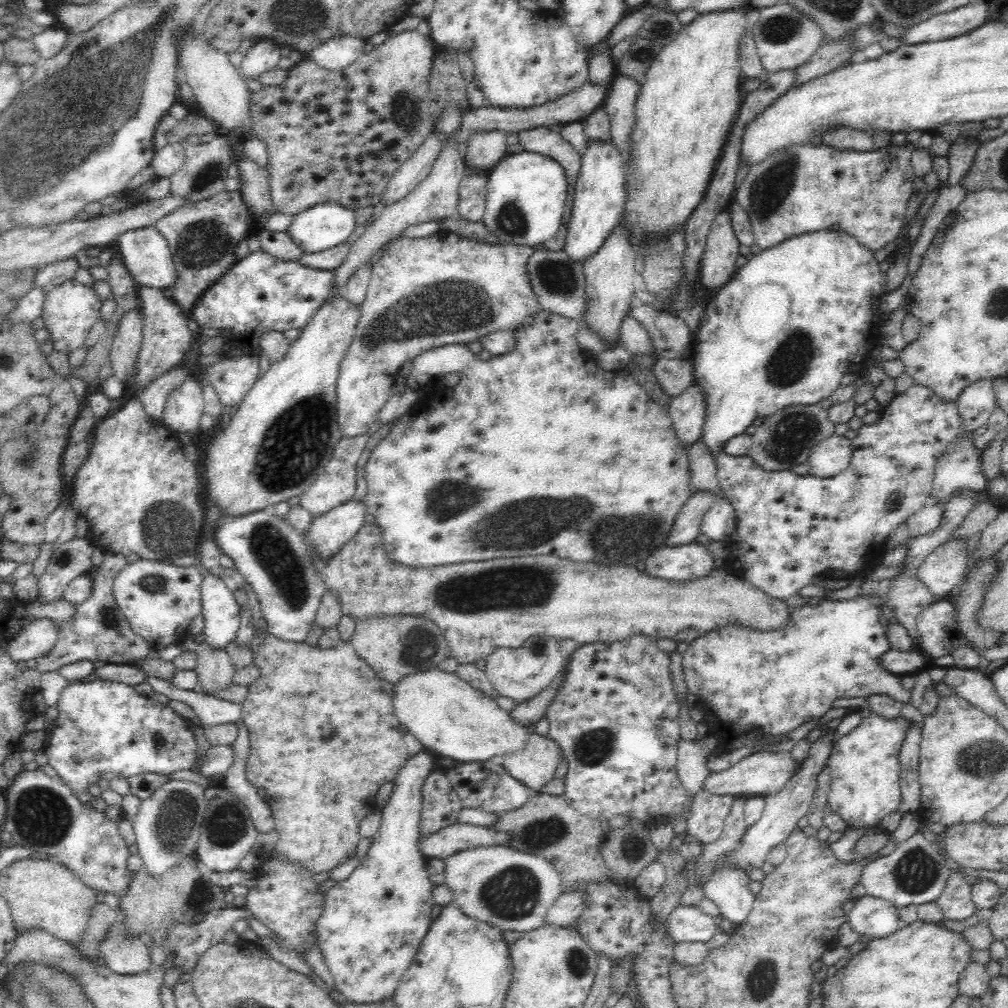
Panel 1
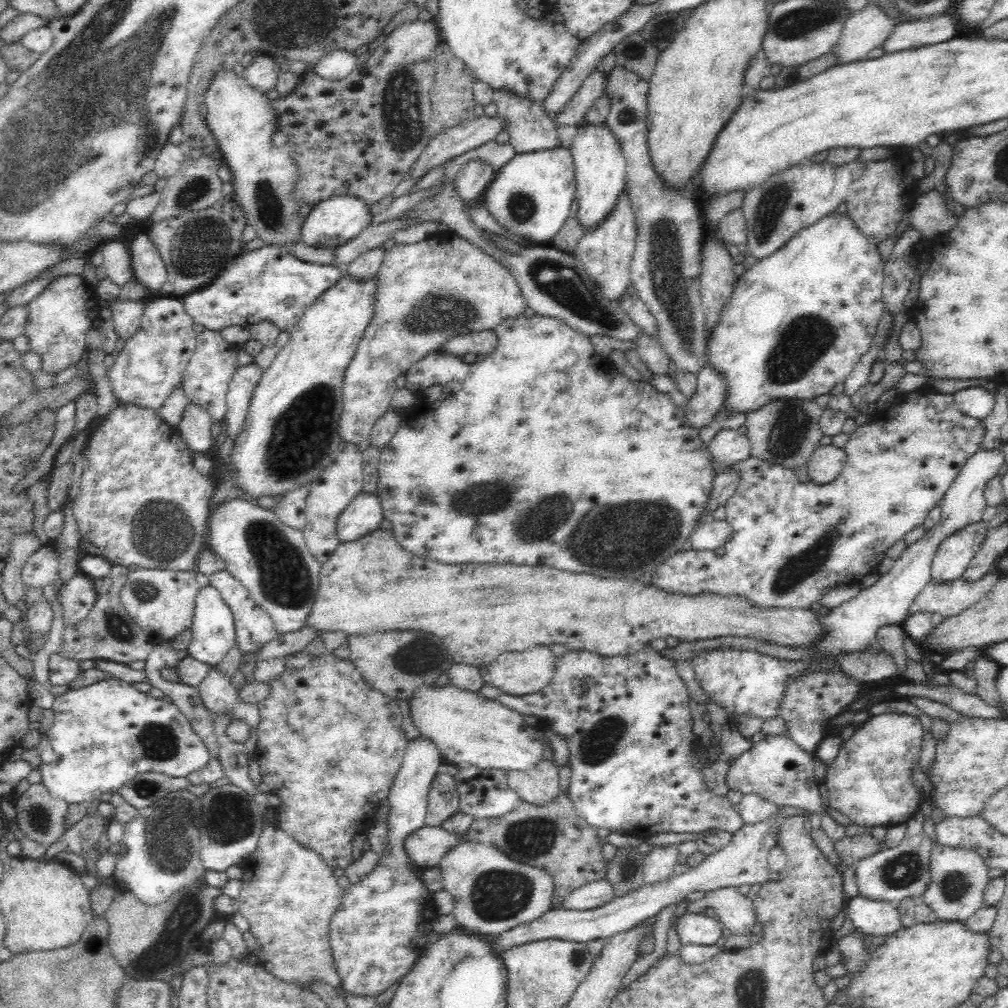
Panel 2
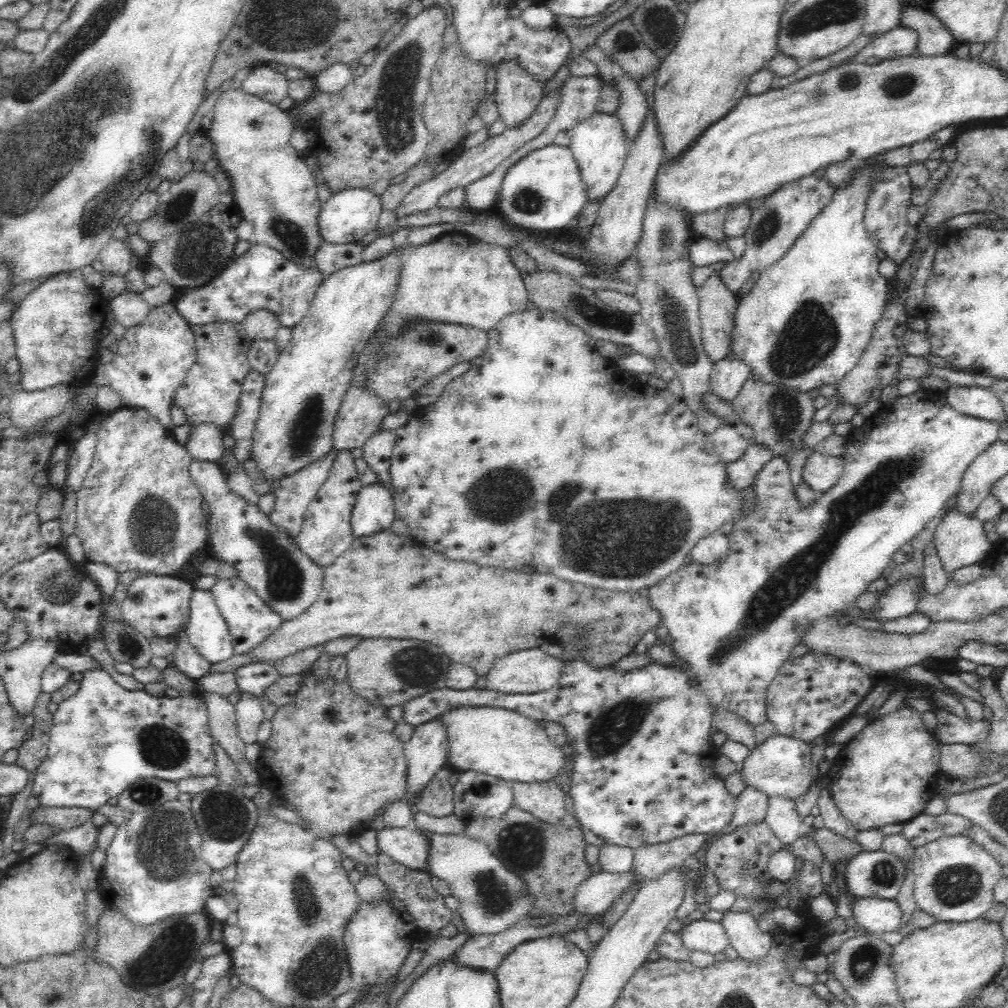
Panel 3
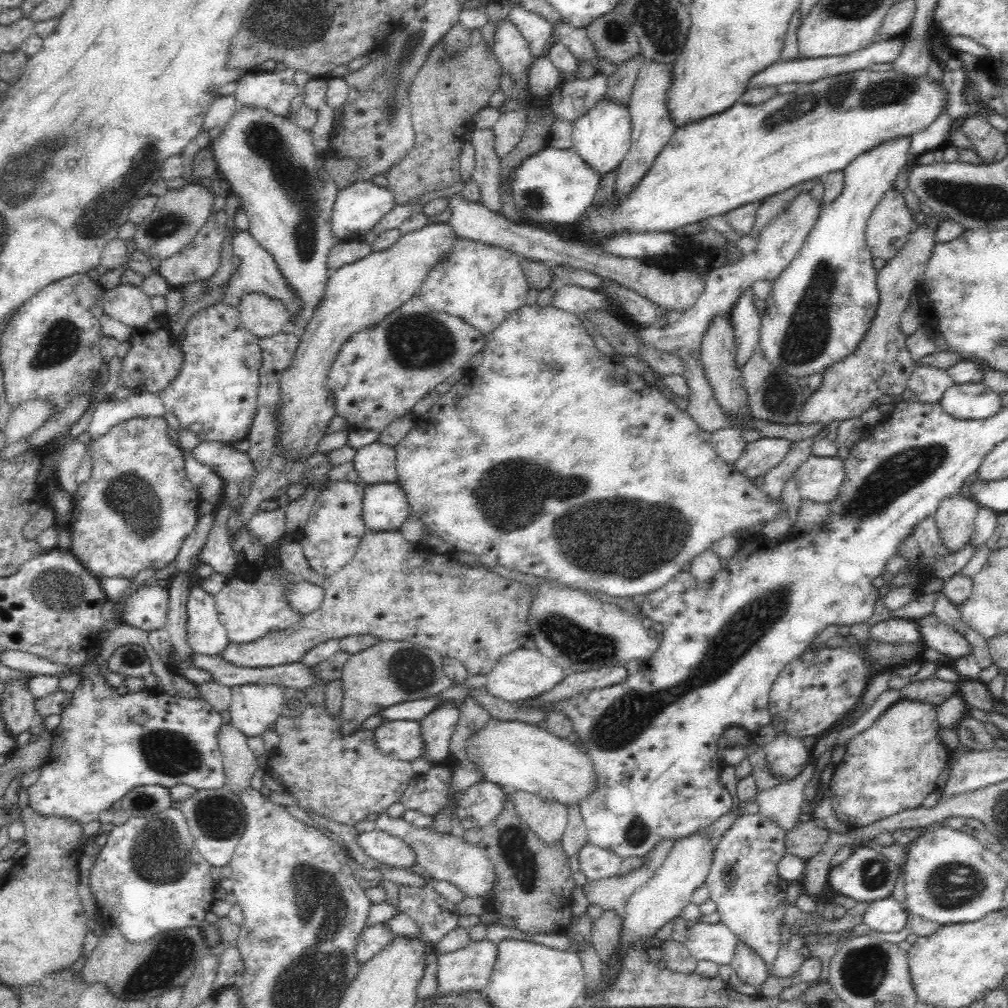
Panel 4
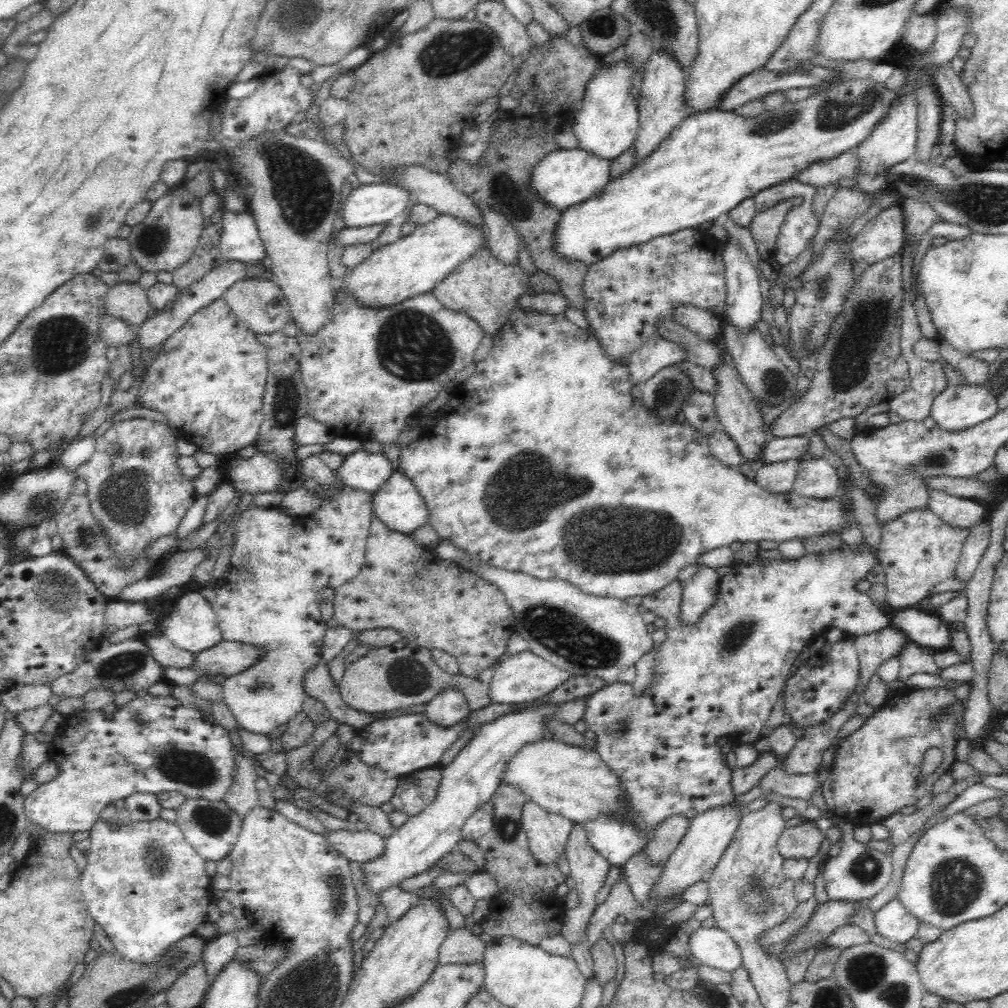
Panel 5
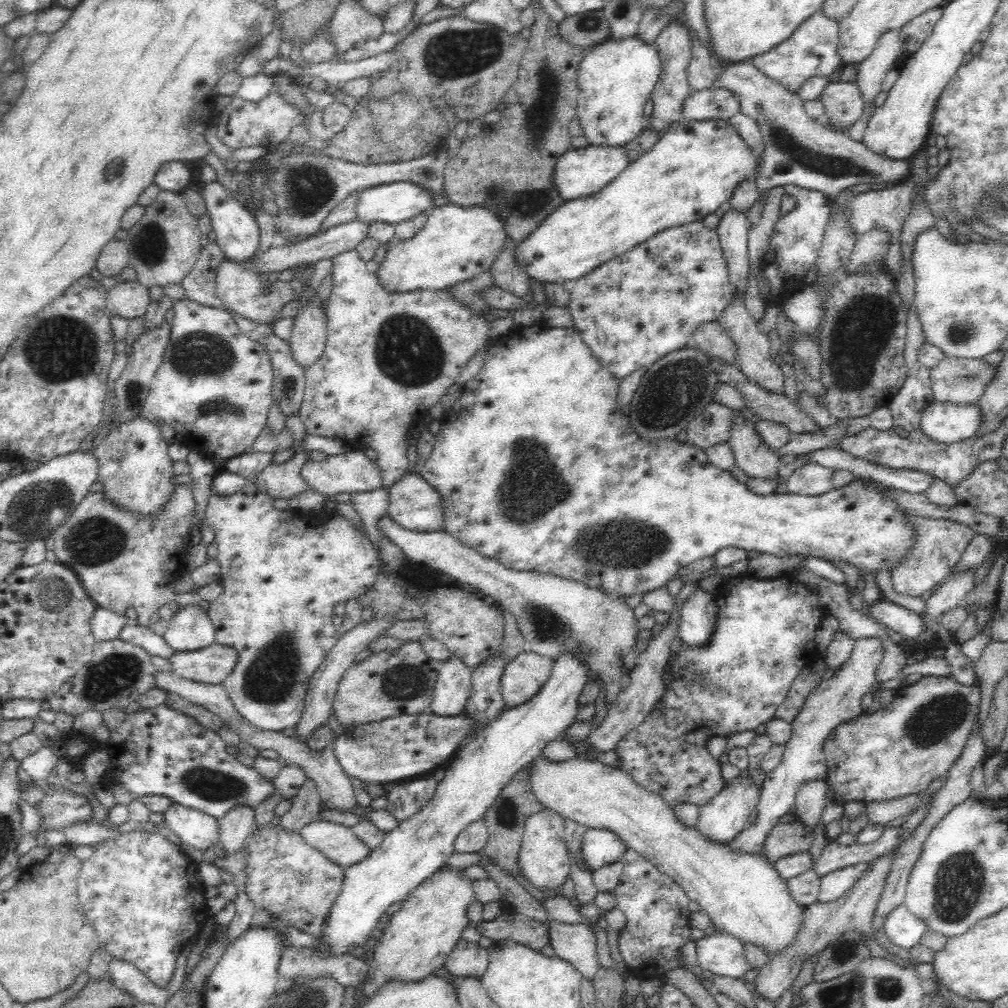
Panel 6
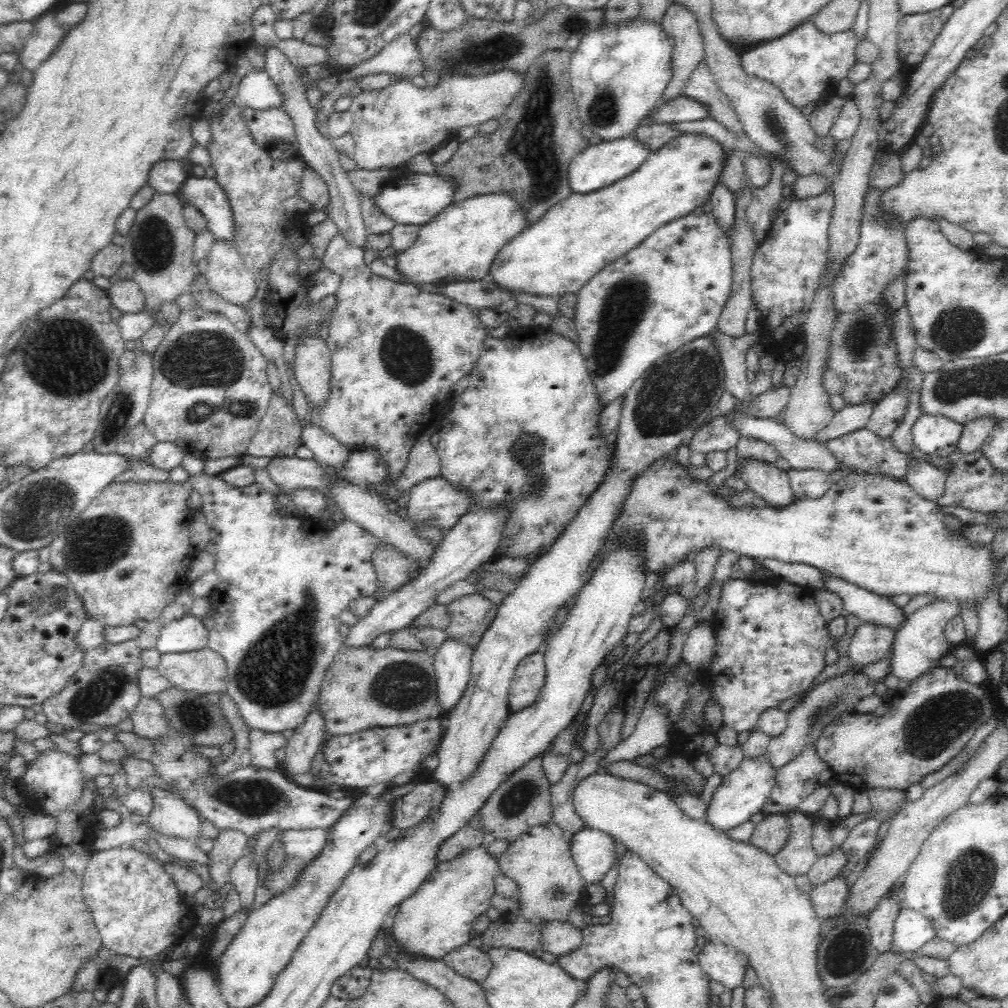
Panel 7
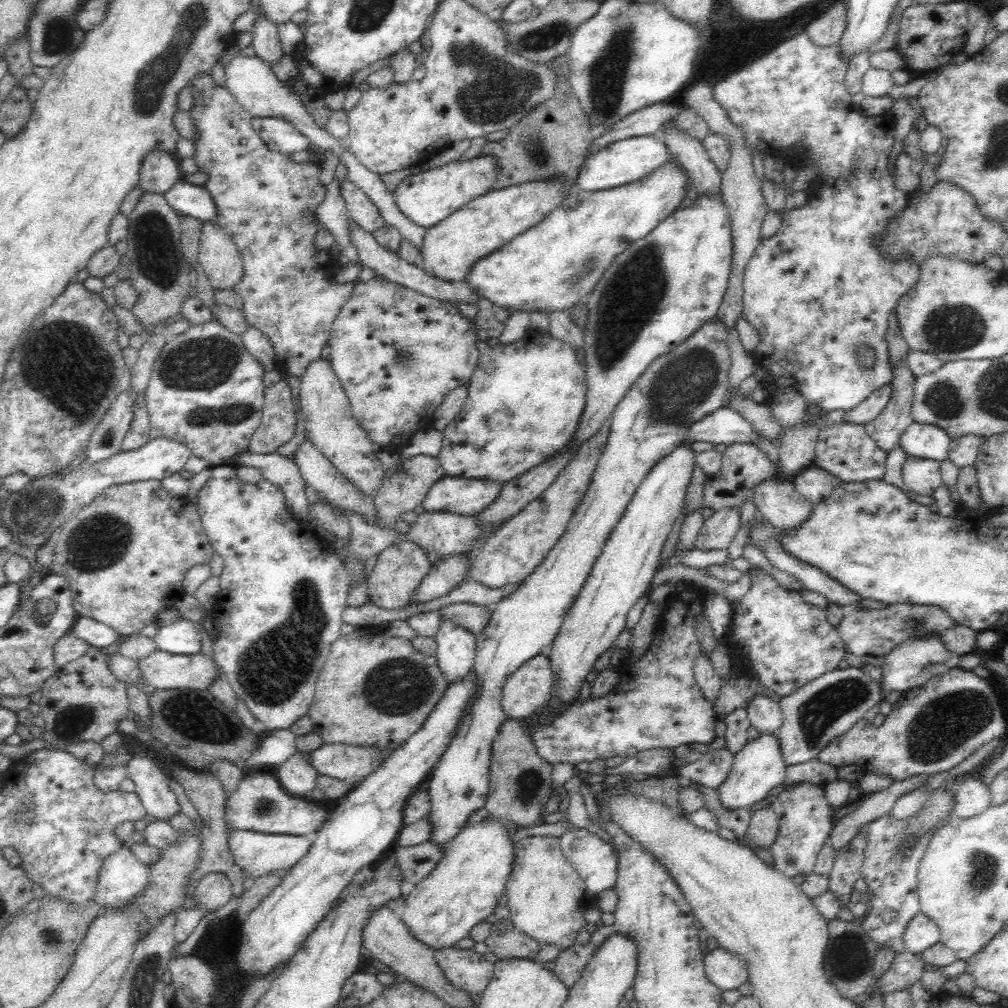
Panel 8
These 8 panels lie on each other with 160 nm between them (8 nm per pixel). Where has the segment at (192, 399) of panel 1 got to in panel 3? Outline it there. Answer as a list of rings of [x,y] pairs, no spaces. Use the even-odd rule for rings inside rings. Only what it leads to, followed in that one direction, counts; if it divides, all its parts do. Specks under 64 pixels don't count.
[[[200,423],[191,425],[190,436],[185,444],[192,460],[221,463],[225,453],[222,442],[224,432],[214,424]]]

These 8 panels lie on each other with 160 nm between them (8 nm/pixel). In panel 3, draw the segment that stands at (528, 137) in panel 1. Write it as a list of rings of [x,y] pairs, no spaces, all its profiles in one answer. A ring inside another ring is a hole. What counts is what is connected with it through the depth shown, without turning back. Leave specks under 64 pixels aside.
[[[506,58],[497,65],[497,86],[494,92],[499,118],[508,127],[520,126],[542,100],[543,85],[515,58]]]

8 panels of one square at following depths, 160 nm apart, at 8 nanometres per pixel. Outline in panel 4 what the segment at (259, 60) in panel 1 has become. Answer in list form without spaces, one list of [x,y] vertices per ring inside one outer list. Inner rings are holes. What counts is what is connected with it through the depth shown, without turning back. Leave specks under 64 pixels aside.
[[[286,67],[275,72],[255,70],[246,72],[237,80],[235,109],[242,107],[260,107],[274,115],[288,116],[290,102],[300,89],[294,82],[298,70]]]

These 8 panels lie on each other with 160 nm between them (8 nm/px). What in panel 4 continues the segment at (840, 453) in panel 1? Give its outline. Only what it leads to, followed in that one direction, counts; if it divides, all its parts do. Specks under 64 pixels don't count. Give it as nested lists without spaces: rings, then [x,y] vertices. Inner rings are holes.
[[[810,455],[792,476],[802,499],[830,503],[844,482],[844,461],[834,456]]]

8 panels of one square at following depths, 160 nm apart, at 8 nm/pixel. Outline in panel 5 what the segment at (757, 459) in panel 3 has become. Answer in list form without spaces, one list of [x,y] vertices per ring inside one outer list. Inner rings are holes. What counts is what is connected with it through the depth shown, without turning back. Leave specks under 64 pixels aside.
[[[808,434],[786,438],[767,439],[763,446],[759,463],[760,466],[764,466],[788,459],[802,458],[803,454],[808,451],[809,448],[810,439],[808,439]]]

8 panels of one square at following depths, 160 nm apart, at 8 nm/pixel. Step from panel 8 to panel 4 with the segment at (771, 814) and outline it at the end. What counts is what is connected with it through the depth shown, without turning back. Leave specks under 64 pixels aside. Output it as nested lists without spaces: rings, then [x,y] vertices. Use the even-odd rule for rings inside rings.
[[[814,820],[799,822],[785,832],[785,852],[800,859],[810,860],[822,850],[826,838],[828,831],[818,827]]]

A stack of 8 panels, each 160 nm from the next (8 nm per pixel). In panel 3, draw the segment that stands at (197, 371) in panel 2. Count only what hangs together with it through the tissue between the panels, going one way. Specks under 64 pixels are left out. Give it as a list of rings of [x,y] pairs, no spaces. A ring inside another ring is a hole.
[[[214,322],[195,327],[196,362],[172,398],[172,405],[184,411],[189,425],[214,424],[227,433],[238,412],[242,384],[251,371],[247,354],[254,341],[240,322]]]

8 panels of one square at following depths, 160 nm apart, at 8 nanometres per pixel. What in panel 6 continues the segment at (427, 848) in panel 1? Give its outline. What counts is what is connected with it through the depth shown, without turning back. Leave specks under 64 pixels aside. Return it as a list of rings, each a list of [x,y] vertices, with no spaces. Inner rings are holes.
[[[323,818],[306,824],[298,833],[306,845],[320,851],[329,862],[343,870],[361,862],[371,853],[366,844],[356,838],[352,827]]]

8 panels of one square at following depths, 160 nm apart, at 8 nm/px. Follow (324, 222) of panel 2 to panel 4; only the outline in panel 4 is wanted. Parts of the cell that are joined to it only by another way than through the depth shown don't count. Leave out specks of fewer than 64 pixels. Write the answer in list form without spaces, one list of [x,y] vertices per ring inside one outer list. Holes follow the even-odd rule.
[[[356,180],[338,191],[332,211],[332,234],[340,242],[363,239],[370,228],[376,226],[388,211],[396,206],[392,192],[386,186],[379,186],[372,181]]]

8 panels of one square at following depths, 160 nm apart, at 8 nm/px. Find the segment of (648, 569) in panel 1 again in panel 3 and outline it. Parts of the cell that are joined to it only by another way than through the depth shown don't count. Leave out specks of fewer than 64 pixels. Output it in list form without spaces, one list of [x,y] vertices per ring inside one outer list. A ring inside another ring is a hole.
[[[919,389],[909,396],[899,396],[892,402],[890,408],[886,408],[886,410],[881,408],[876,415],[866,418],[860,426],[854,426],[848,434],[846,450],[842,456],[844,468],[840,480],[828,492],[820,494],[815,502],[807,508],[802,509],[798,505],[794,487],[790,484],[788,465],[783,462],[783,457],[770,459],[762,467],[762,470],[758,471],[751,484],[754,492],[756,492],[756,506],[752,508],[752,512],[748,516],[742,514],[741,510],[735,514],[733,529],[728,536],[728,550],[724,557],[709,565],[698,565],[698,563],[692,561],[648,588],[648,602],[650,602],[652,608],[660,613],[660,624],[666,626],[672,638],[671,652],[676,655],[674,666],[651,662],[646,666],[626,672],[610,670],[610,667],[594,667],[588,661],[562,661],[560,678],[557,685],[550,690],[532,694],[504,694],[488,689],[477,690],[474,687],[466,690],[444,687],[404,702],[402,704],[402,720],[416,727],[424,724],[424,722],[434,720],[434,718],[449,710],[460,707],[488,706],[516,711],[518,714],[527,716],[536,722],[540,720],[556,722],[565,728],[568,739],[574,746],[574,753],[571,756],[573,771],[568,784],[571,786],[571,798],[574,800],[576,820],[582,826],[586,826],[590,832],[602,838],[604,844],[628,846],[628,848],[632,847],[636,850],[641,846],[670,842],[685,834],[703,832],[704,834],[715,835],[720,833],[733,819],[736,797],[728,792],[723,780],[718,778],[713,770],[712,759],[717,755],[711,738],[714,713],[723,710],[732,712],[752,727],[767,722],[765,699],[767,688],[778,674],[783,662],[789,659],[792,650],[798,644],[802,645],[801,640],[805,630],[818,619],[837,618],[846,610],[858,608],[856,600],[861,594],[869,592],[867,588],[872,581],[878,580],[882,576],[884,569],[888,568],[888,564],[892,562],[894,553],[905,544],[910,543],[910,540],[924,529],[926,523],[941,516],[942,509],[946,507],[948,500],[959,491],[963,474],[966,472],[968,465],[993,442],[998,440],[1000,422],[960,414],[950,407],[944,394],[940,394],[940,392],[936,394],[936,392],[930,391]]]

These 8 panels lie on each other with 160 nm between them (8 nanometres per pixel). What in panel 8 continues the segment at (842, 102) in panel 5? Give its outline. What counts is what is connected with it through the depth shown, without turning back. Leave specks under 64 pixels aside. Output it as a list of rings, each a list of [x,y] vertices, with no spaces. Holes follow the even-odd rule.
[[[672,158],[669,163],[664,163],[639,181],[608,190],[579,190],[570,193],[543,221],[526,229],[526,232],[472,265],[464,283],[478,293],[478,297],[507,310],[534,311],[549,315],[552,312],[569,311],[572,306],[582,302],[582,299],[586,300],[592,290],[595,290],[618,254],[627,250],[632,242],[650,234],[657,224],[678,208],[680,200],[686,196],[686,184],[686,173]]]

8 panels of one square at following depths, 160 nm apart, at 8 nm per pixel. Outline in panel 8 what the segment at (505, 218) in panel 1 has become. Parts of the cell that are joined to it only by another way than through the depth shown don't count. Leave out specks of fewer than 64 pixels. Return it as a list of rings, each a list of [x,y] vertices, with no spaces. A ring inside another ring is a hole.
[[[654,134],[620,139],[593,152],[581,164],[577,176],[577,187],[582,191],[596,192],[608,190],[615,186],[624,186],[648,176],[664,163],[669,163],[670,159],[672,156],[668,154],[664,141],[656,138]]]

